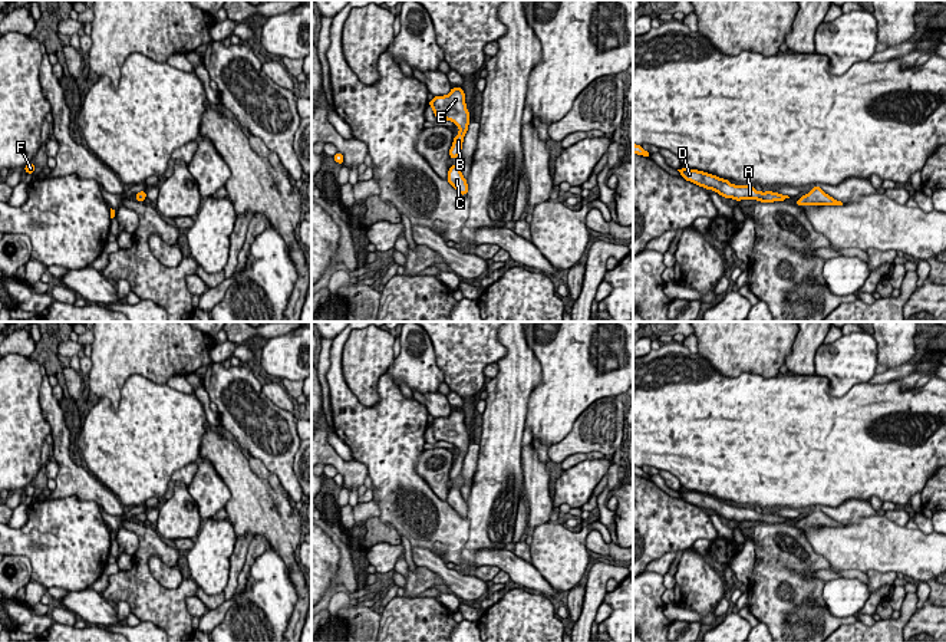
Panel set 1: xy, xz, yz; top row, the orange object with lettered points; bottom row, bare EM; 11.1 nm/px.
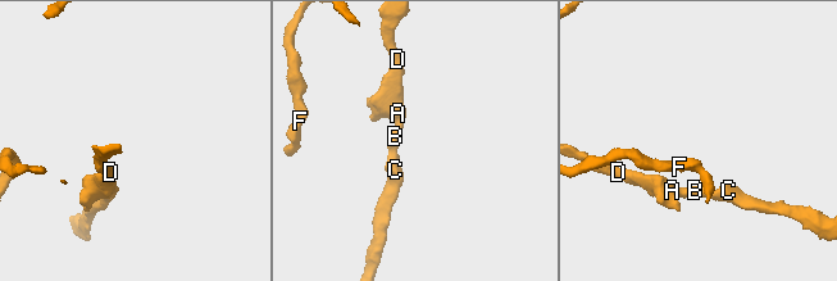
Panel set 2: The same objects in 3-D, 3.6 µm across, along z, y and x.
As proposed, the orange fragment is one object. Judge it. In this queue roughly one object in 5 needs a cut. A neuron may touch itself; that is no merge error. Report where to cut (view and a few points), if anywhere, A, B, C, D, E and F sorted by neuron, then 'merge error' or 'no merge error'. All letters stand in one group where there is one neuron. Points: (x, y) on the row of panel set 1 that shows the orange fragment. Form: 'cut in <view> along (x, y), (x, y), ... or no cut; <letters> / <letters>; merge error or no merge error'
no cut; A B C D E F; no merge error

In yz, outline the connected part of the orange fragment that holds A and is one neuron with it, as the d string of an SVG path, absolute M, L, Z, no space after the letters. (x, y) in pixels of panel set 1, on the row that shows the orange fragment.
M680 168L678 169L682 174L682 178L690 181L699 187L706 190L716 191L719 195L725 197L726 200L734 198L735 201L741 200L757 200L761 203L774 203L774 201L784 201L790 198L788 195L782 195L772 191L757 191L754 185L734 185L728 180L719 178L716 175L698 171L698 169L688 169Z

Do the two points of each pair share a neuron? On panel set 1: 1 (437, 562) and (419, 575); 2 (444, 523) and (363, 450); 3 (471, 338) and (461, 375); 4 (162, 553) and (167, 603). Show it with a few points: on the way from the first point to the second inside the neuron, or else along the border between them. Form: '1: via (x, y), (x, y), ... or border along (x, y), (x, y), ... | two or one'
1: border along (417, 565), (432, 570), (444, 583) | two
2: via (434, 500), (425, 491), (411, 487), (386, 463) | one
3: via (464, 346), (462, 366) | one
4: via (147, 556), (142, 560), (142, 579), (151, 588) | one

